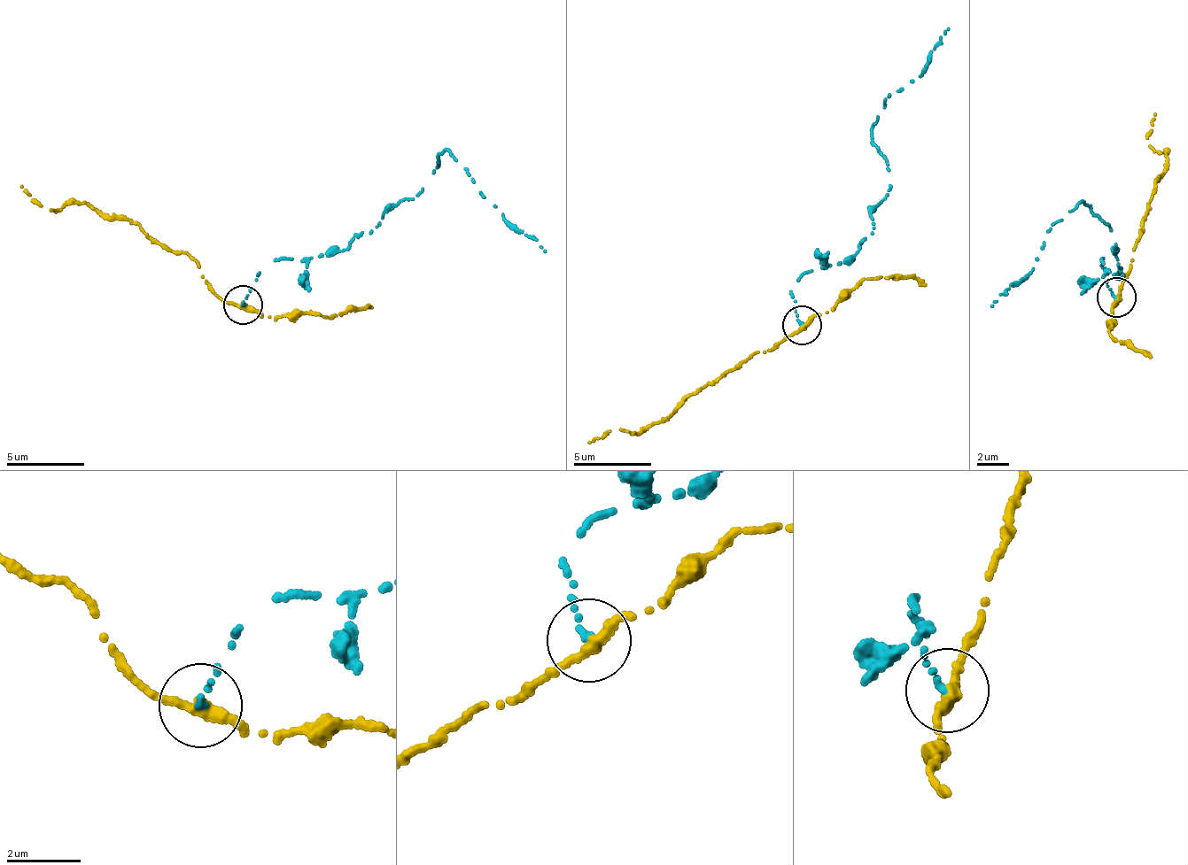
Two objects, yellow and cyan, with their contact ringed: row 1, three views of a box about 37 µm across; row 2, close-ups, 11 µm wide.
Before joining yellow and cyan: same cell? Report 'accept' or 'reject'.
reject

